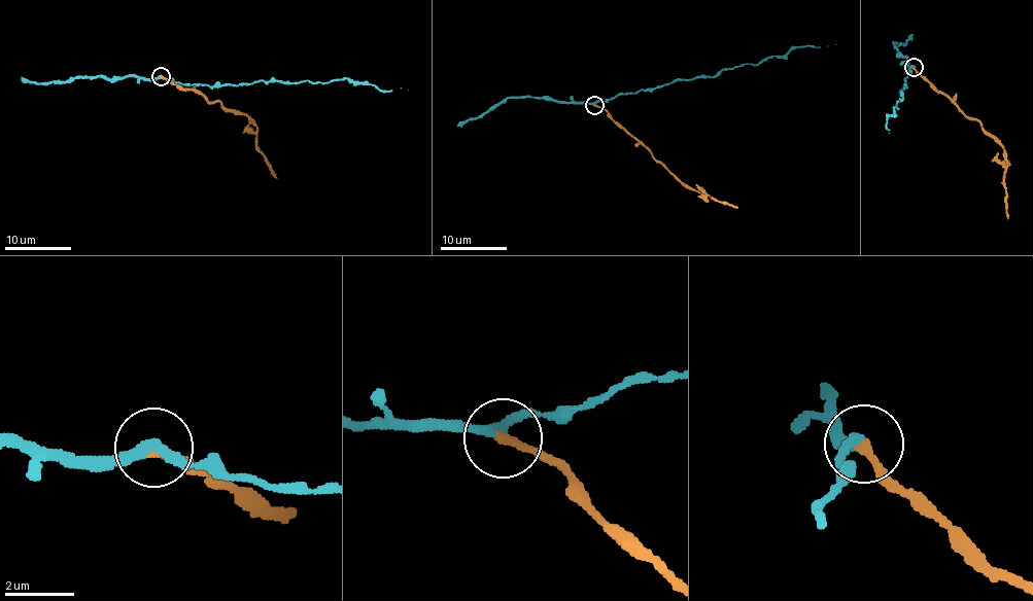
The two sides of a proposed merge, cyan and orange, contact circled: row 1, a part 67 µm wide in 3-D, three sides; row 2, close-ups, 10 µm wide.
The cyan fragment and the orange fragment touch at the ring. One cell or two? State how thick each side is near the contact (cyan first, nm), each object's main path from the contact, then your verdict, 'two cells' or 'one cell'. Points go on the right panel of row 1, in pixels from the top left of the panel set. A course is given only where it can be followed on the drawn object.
calibres 280 and 280 nm; course cyan (913, 67), (900, 91), (904, 98), (895, 106), (898, 109), (888, 119), (889, 133); course orange (913, 67), (966, 115), (975, 119), (1003, 149), (1007, 163), (1004, 185), (1007, 219); two cells

